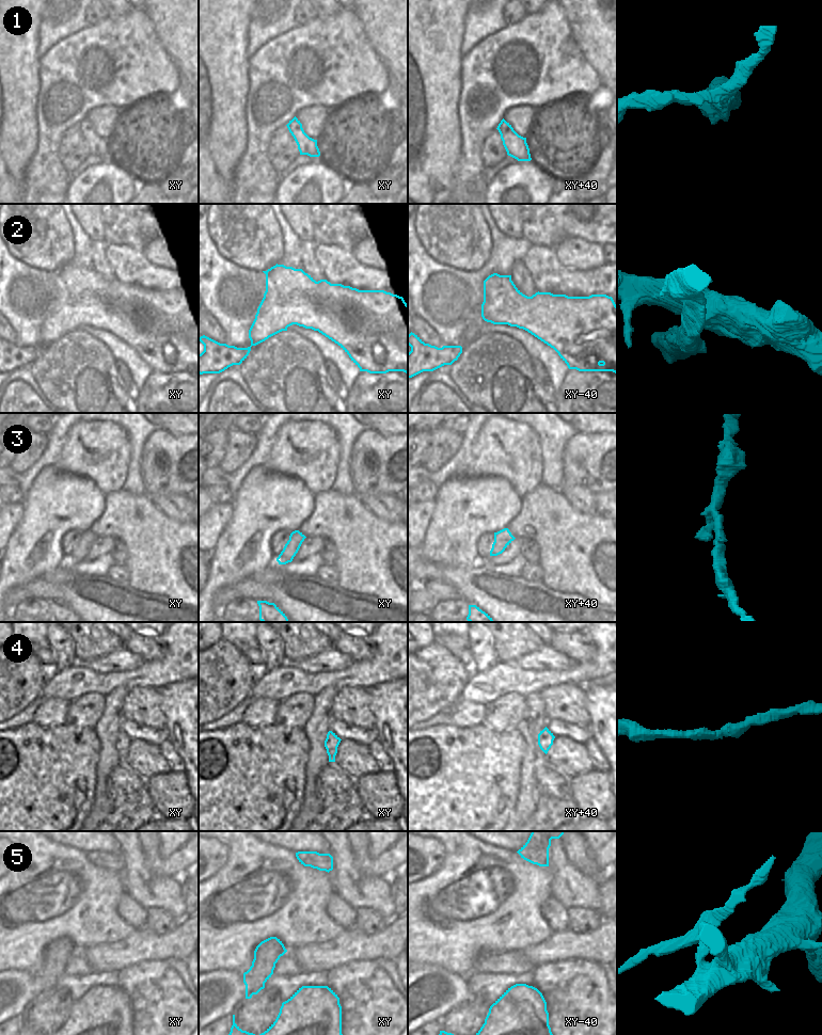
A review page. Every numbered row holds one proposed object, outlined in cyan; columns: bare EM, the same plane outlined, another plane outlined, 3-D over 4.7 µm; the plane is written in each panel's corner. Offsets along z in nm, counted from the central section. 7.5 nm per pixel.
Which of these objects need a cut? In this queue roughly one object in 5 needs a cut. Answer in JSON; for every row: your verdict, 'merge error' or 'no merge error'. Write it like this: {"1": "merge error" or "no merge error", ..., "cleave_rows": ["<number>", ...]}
{"1": "no merge error", "2": "no merge error", "3": "no merge error", "4": "no merge error", "5": "merge error", "cleave_rows": ["5"]}

